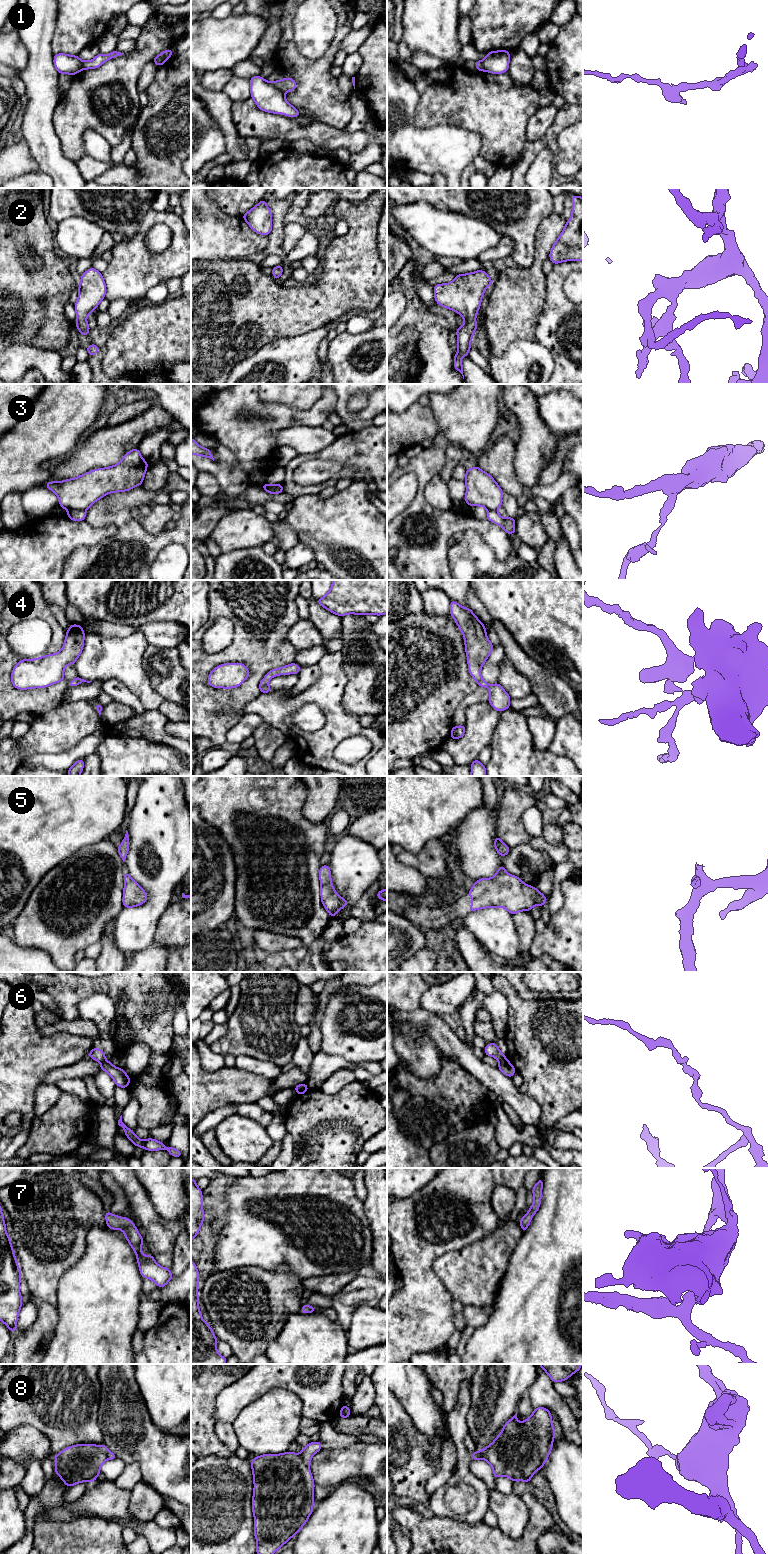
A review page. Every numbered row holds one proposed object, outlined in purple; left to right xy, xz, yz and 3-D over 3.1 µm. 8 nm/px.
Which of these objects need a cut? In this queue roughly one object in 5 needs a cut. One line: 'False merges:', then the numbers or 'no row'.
False merges: 1, 3, 6, 8

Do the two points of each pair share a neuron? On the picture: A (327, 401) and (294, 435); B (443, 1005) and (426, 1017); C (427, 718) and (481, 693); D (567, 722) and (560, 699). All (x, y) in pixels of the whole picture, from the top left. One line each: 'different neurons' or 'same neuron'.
A: different neurons
B: different neurons
C: different neurons
D: different neurons

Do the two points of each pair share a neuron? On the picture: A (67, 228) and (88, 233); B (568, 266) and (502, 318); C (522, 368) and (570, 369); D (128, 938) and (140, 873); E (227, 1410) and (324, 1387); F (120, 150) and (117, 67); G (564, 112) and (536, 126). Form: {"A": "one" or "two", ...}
{"A": "one", "B": "two", "C": "two", "D": "one", "E": "one", "F": "two", "G": "two"}

